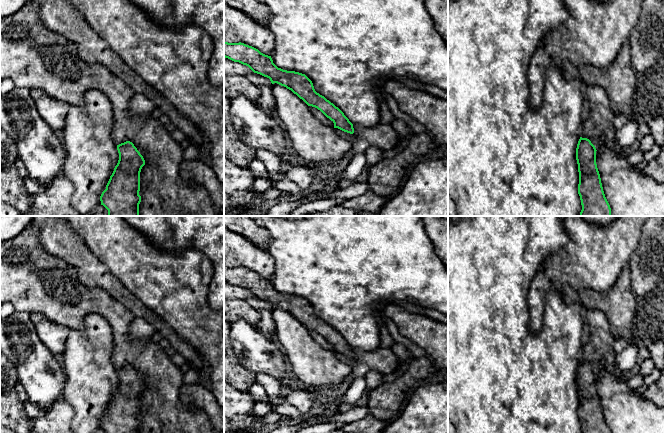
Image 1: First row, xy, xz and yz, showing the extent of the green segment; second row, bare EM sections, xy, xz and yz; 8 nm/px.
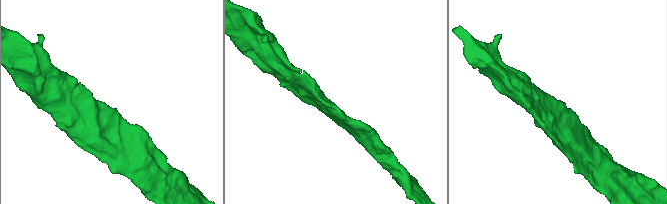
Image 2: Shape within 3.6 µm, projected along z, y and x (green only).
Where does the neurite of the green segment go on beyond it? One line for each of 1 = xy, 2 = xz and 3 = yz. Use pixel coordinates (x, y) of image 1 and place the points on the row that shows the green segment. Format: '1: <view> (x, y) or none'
1: none
2: none
3: none

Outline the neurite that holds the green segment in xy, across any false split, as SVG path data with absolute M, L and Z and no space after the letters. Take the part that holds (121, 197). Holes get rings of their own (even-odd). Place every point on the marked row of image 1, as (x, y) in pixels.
M134 144L117 145L119 160L100 196L108 216L139 216L140 172L145 160Z

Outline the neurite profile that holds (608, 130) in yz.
M587 86L587 98L590 104L589 118L583 125L581 137L587 138L599 149L600 137L607 144L614 140L616 129L613 124L614 111L606 92L598 86Z

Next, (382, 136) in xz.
M379 123L370 128L355 124L353 128L353 134L340 130L340 136L352 144L351 150L347 153L348 159L354 154L364 153L371 147L381 151L390 150L398 142L398 133L389 124Z

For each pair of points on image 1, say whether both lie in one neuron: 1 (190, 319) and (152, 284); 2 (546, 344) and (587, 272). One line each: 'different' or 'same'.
1: same
2: different

